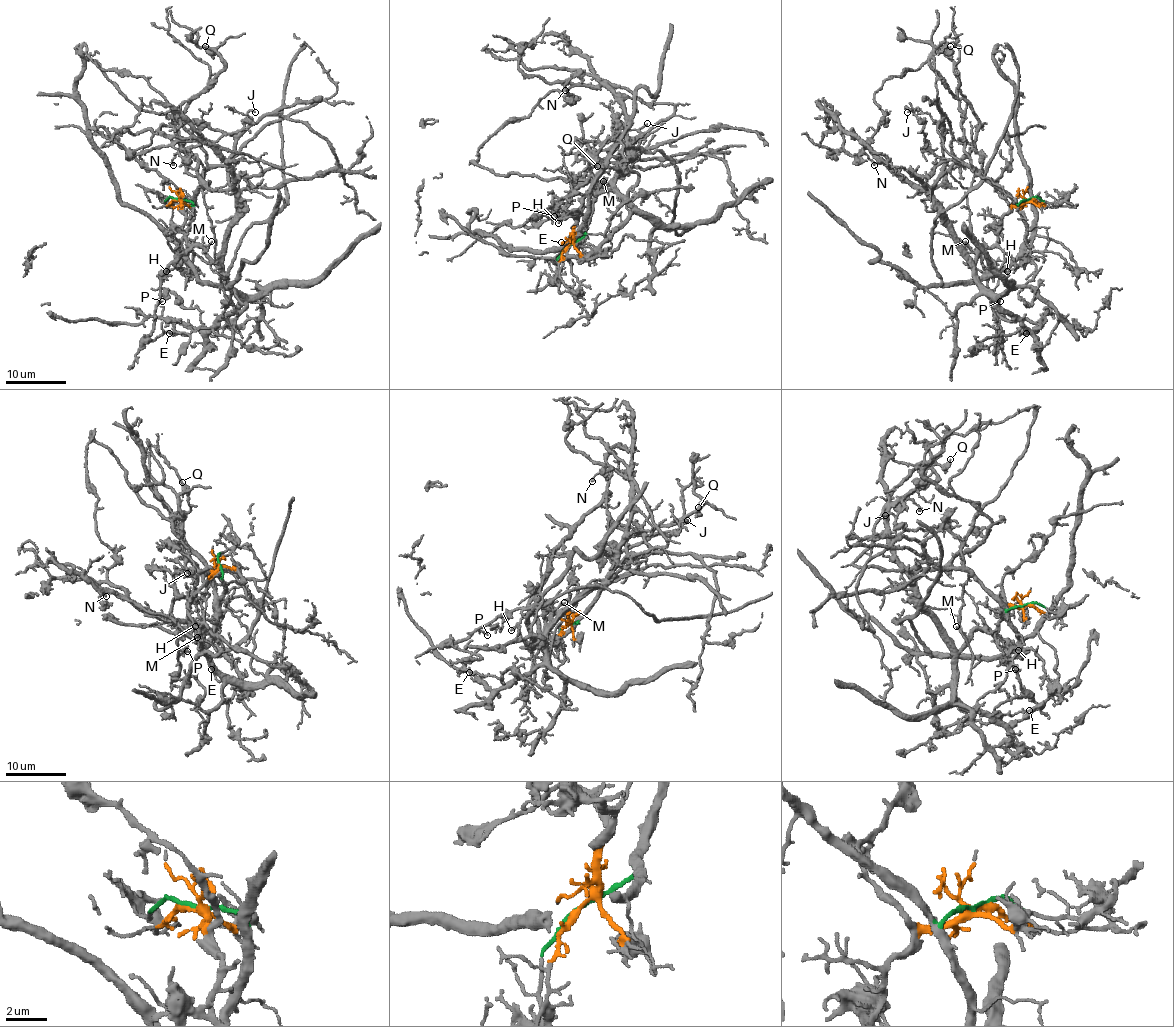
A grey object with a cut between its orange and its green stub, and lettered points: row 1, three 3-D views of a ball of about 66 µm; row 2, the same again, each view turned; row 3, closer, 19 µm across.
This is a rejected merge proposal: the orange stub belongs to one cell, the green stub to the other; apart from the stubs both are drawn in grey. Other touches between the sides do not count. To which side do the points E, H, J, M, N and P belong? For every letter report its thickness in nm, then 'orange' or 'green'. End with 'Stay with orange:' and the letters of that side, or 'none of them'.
E: 110 nm | orange
H: 130 nm | orange
J: 130 nm | orange
M: 160 nm | orange
N: 150 nm | orange
P: 150 nm | orange
Stay with orange: E, H, J, M, N, P

